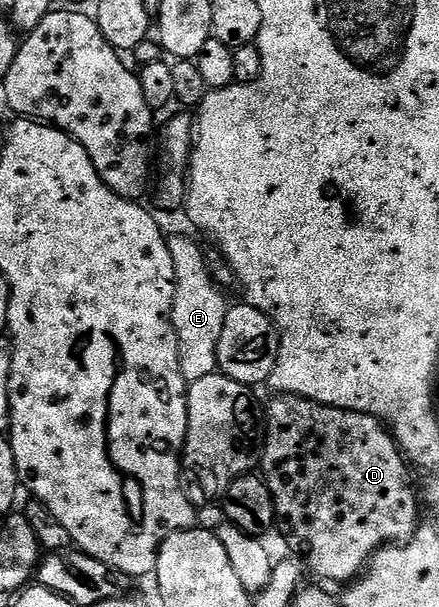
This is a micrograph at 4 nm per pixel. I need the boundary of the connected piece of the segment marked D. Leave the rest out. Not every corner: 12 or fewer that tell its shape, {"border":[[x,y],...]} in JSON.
{"border":[[265,404],[260,475],[309,574],[418,530],[381,419]]}

